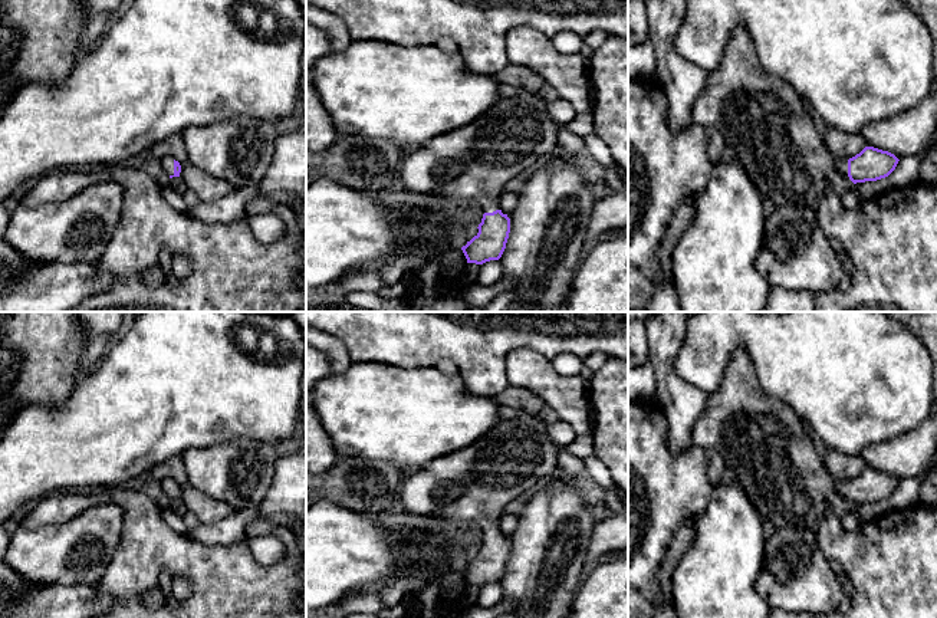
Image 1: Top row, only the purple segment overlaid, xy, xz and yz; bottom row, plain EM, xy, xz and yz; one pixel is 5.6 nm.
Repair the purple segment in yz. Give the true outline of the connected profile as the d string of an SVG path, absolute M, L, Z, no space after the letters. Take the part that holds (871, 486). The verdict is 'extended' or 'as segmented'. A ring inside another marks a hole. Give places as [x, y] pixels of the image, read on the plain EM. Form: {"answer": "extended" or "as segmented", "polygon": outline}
{"answer": "extended", "polygon": "M743 348L731 354L720 387L708 395L707 407L693 430L693 444L721 454L724 466L734 471L736 481L754 509L776 529L816 530L828 513L829 492L839 492L857 506L888 499L900 483L894 476L874 469L865 469L849 481L832 477L813 447L806 423L789 404L762 389L752 358Z"}

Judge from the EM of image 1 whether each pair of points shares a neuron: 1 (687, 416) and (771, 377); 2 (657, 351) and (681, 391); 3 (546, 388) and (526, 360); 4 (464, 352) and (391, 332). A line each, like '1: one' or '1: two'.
1: two
2: one
3: one
4: one

